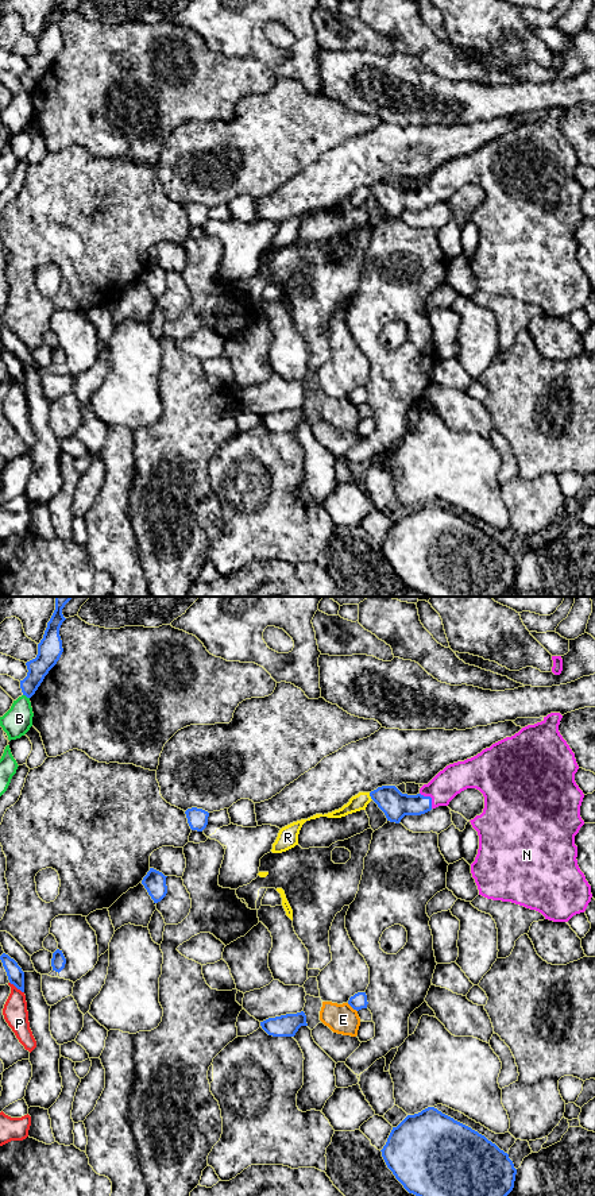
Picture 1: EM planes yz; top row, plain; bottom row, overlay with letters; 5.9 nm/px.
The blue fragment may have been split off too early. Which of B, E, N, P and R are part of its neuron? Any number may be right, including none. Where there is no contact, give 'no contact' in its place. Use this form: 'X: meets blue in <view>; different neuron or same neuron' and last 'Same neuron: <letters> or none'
B: meets blue in yz; same neuron
E: meets blue in yz; different neuron
N: meets blue in yz; same neuron
P: meets blue in yz; same neuron
R: meets blue in yz; same neuron
Same neuron: B, N, P, R

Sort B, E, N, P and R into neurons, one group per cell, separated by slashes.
B N P R / E

